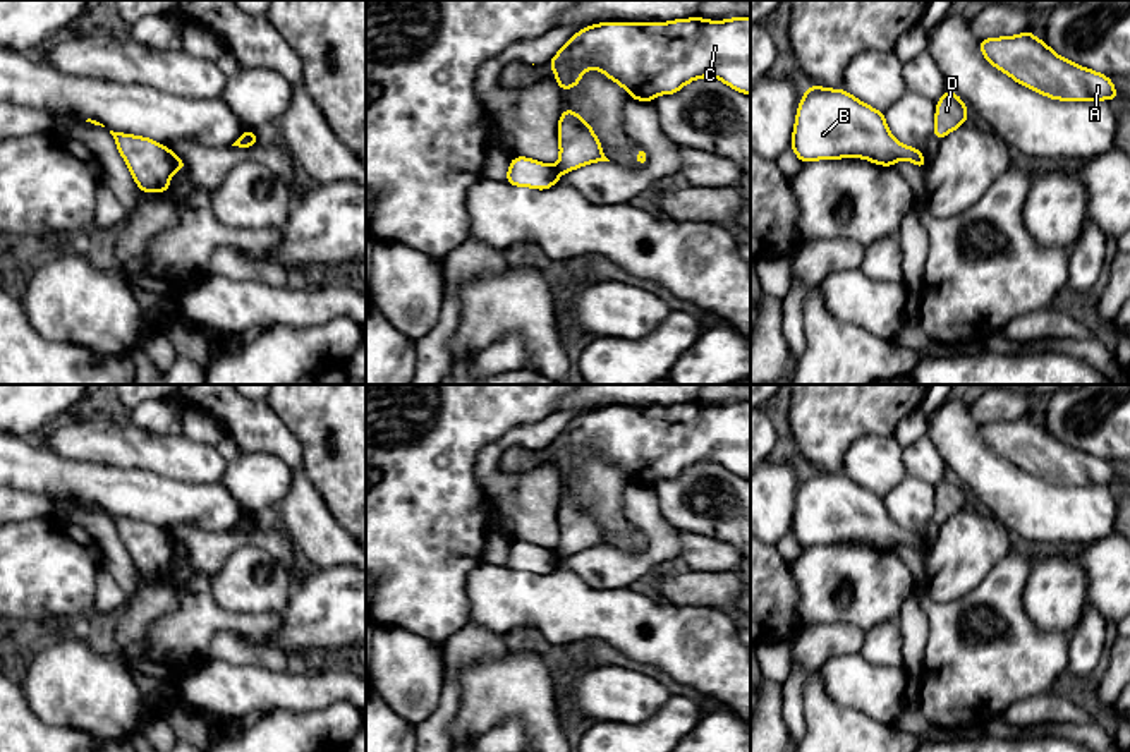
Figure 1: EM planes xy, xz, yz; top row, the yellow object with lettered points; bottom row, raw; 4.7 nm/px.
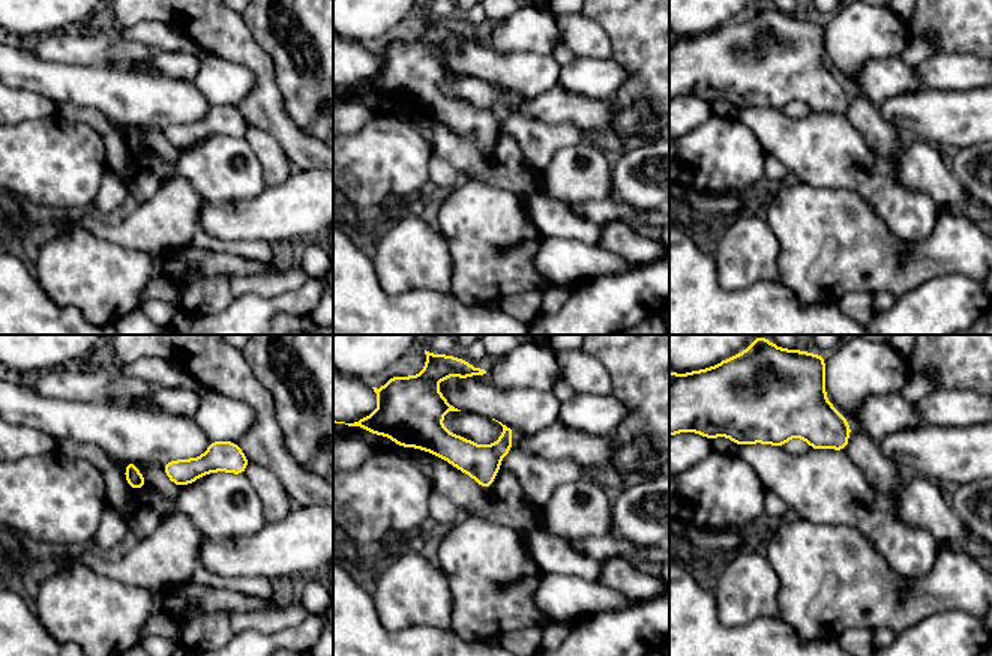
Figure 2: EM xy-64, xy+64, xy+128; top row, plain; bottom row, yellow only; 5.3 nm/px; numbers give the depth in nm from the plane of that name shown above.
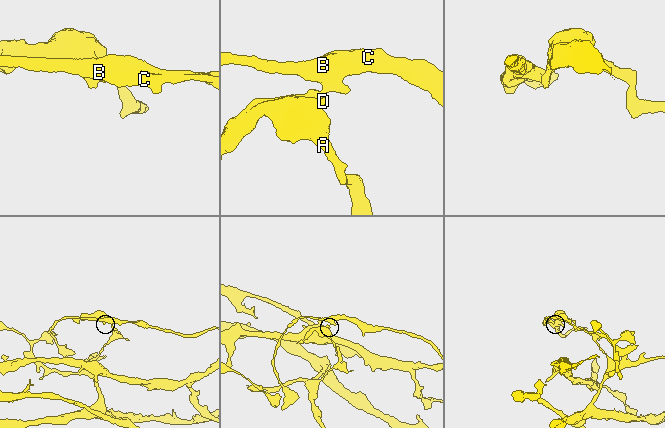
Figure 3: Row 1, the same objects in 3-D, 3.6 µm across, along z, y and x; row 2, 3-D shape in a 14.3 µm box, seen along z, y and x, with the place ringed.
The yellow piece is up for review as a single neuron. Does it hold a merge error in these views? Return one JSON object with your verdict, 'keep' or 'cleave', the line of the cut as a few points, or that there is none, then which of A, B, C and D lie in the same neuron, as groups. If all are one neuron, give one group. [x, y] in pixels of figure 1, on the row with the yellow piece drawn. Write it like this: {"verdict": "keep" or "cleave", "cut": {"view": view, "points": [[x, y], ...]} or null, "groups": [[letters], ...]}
{"verdict": "cleave", "cut": {"view": "xz", "points": [[555, 167], [560, 174]]}, "groups": [["A", "D"], ["B", "C"]]}

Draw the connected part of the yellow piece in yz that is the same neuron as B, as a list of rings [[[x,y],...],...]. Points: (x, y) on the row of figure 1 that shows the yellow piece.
[[[807,86],[797,108],[790,148],[802,163],[866,158],[883,167],[907,160],[926,168],[920,149],[891,136],[884,113],[841,88]]]

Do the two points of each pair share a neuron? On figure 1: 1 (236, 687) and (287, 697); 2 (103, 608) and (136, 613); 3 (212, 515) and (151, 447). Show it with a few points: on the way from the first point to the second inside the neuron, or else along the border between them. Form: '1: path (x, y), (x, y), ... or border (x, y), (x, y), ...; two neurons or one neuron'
1: path (248, 689), (275, 691); one neuron
2: border (129, 596), (98, 630); two neurons
3: border (145, 469), (184, 483), (218, 485); two neurons

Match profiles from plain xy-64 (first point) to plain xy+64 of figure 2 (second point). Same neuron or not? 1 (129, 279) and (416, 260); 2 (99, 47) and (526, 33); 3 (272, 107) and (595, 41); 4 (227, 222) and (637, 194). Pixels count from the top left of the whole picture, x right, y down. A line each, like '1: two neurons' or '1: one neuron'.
1: one neuron
2: two neurons
3: one neuron
4: one neuron

